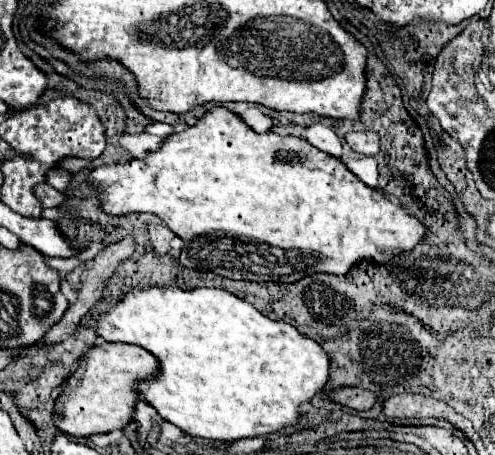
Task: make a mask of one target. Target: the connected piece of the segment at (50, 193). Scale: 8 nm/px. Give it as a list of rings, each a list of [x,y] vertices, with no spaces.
[[[38,184],[34,188],[34,194],[42,200],[44,208],[52,208],[52,206],[60,206],[62,200],[64,200],[64,194],[56,188],[52,188],[50,184]]]

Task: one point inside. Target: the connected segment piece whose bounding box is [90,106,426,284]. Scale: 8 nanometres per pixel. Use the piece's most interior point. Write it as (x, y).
(280, 192)

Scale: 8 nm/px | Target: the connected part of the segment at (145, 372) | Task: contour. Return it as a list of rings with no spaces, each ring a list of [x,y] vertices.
[[[106,342],[92,348],[80,360],[78,368],[56,400],[56,412],[62,416],[56,418],[56,426],[76,438],[90,438],[94,434],[124,430],[134,420],[134,410],[140,400],[138,392],[134,392],[134,380],[154,376],[154,372],[158,372],[156,366],[158,360],[134,344]]]

